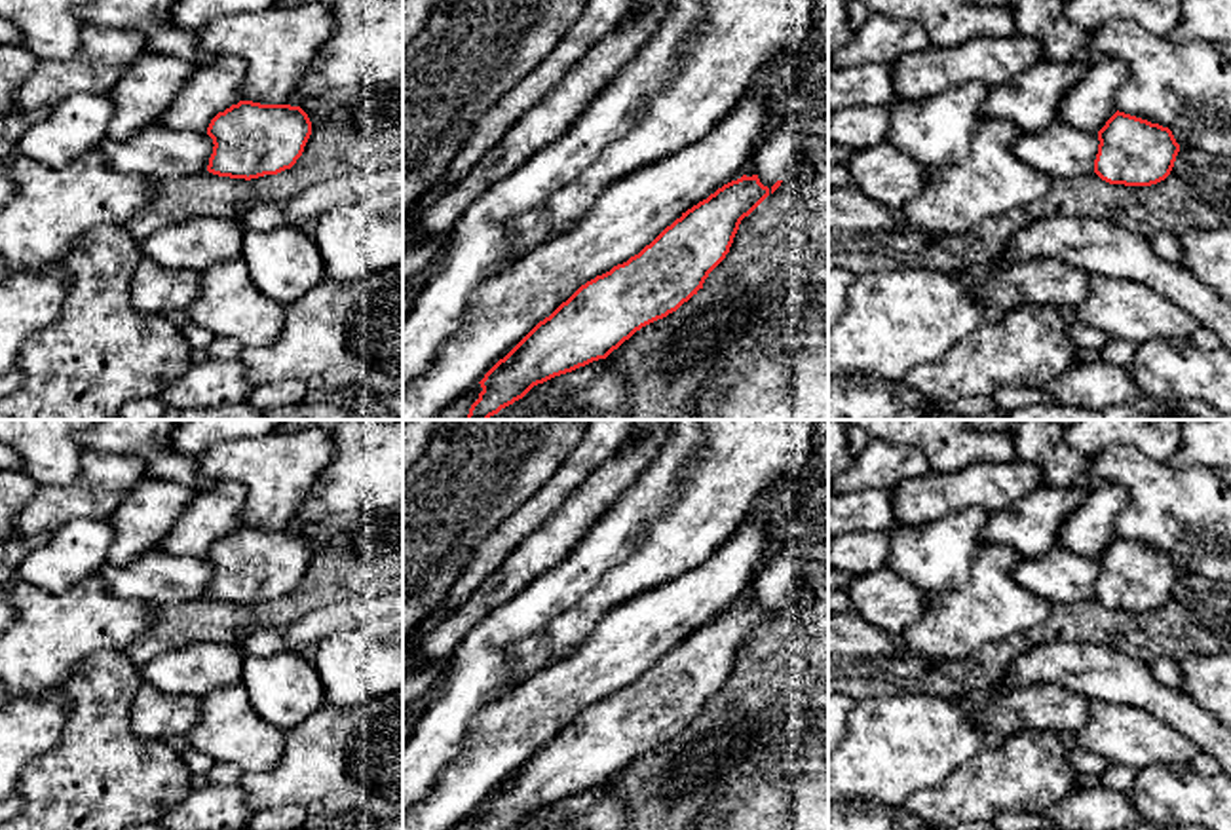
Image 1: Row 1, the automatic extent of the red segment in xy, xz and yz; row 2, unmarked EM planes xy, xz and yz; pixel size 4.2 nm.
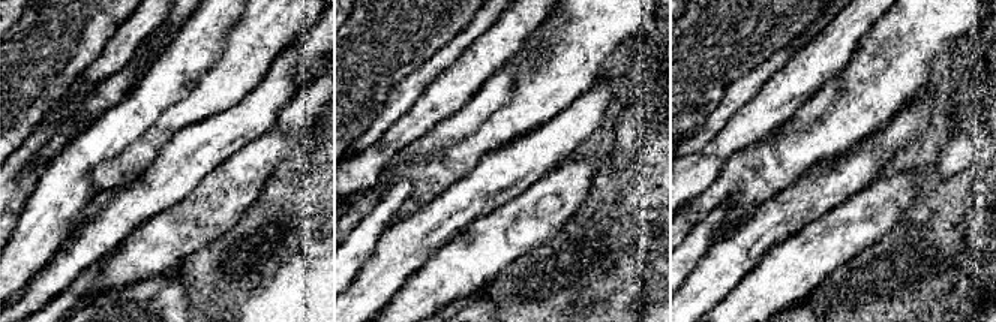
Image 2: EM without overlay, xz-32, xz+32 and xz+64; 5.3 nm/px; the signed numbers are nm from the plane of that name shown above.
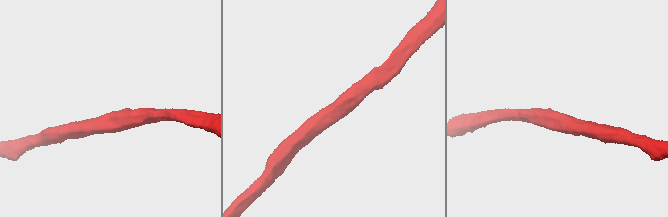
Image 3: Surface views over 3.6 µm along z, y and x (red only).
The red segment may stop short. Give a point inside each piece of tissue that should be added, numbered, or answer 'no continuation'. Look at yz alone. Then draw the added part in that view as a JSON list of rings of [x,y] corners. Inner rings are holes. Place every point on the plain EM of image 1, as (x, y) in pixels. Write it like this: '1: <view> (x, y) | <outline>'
1: yz (1060, 576) | [[[1058,543],[1039,558],[1022,558],[1013,577],[1022,589],[1052,604],[1070,604],[1094,598],[1098,570],[1098,560],[1079,556]]]

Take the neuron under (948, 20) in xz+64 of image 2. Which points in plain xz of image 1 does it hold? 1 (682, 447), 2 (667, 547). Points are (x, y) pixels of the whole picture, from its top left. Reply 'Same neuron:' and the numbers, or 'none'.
Same neuron: 2

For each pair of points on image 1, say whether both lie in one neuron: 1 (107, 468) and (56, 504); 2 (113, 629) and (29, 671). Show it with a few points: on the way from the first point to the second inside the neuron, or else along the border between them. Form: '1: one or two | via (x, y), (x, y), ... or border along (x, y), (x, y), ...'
1: one | via (94, 481), (69, 502)
2: one | via (92, 625), (75, 625), (50, 650)

